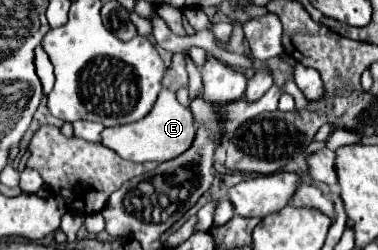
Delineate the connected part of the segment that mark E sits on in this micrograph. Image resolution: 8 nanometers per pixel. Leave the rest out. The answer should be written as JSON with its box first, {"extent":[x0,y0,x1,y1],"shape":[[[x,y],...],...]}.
{"extent":[102,88,196,162],"shape":[[[168,88],[162,90],[158,96],[158,102],[154,104],[154,110],[142,122],[126,124],[126,126],[114,126],[114,128],[104,128],[102,130],[102,144],[110,150],[114,150],[118,156],[130,160],[130,162],[166,162],[182,152],[186,152],[196,138],[196,124],[190,108],[182,106],[176,98],[176,94]]]}

